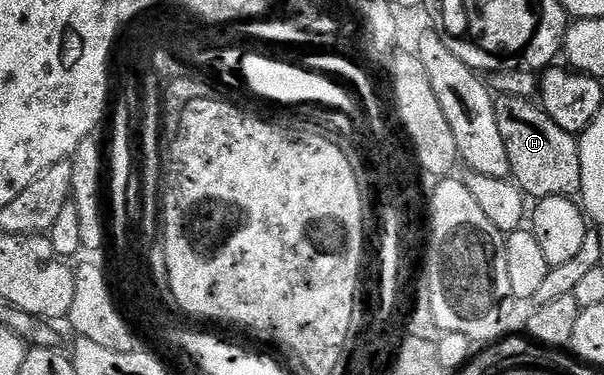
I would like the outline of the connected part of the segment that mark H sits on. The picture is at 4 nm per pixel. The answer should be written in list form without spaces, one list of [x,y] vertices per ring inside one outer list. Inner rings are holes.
[[[507,94],[495,97],[494,111],[496,124],[500,124],[500,136],[504,136],[504,148],[508,148],[510,178],[514,185],[521,188],[530,200],[548,196],[574,198],[582,189],[578,138],[564,132],[564,128],[549,118],[541,105],[528,98]]]

